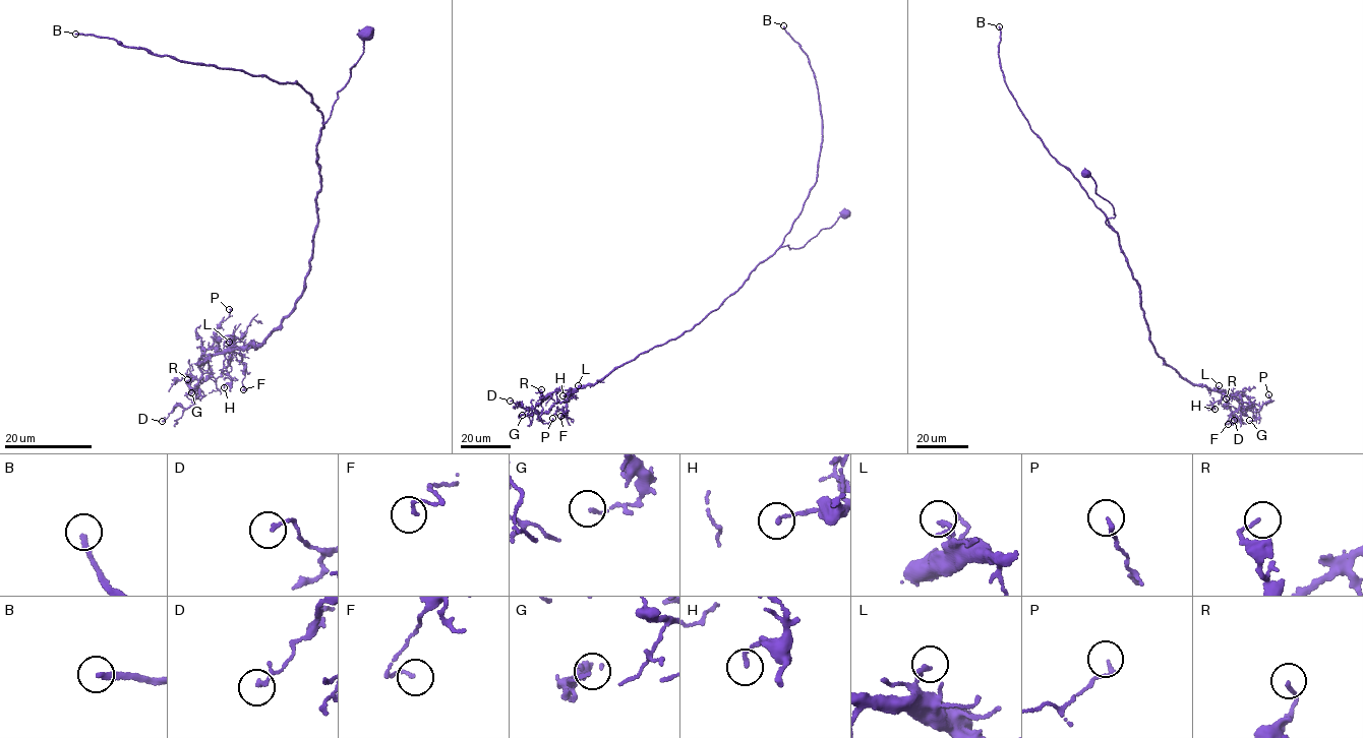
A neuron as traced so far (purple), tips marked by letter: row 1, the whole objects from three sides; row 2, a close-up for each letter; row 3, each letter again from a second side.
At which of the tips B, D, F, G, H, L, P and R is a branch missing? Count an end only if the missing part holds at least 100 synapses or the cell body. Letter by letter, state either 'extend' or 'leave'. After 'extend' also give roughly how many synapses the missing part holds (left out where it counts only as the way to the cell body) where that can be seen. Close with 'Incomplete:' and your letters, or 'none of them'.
B: extend | 110 syn
D: leave
F: leave
G: leave
H: leave
L: leave
P: leave
R: leave
Incomplete: B

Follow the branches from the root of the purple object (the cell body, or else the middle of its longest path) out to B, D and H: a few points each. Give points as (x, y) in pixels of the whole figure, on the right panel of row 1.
B: (1086, 173), (1095, 184), (1095, 193), (1114, 208), (1107, 225), (1102, 210), (1031, 131), (1008, 89), (999, 26)
D: (1086, 173), (1114, 208), (1106, 223), (1138, 285), (1156, 354), (1179, 376), (1239, 402), (1234, 420)
H: (1086, 173), (1114, 208), (1106, 223), (1117, 233), (1138, 285), (1156, 354), (1179, 376), (1222, 393), (1215, 409)

